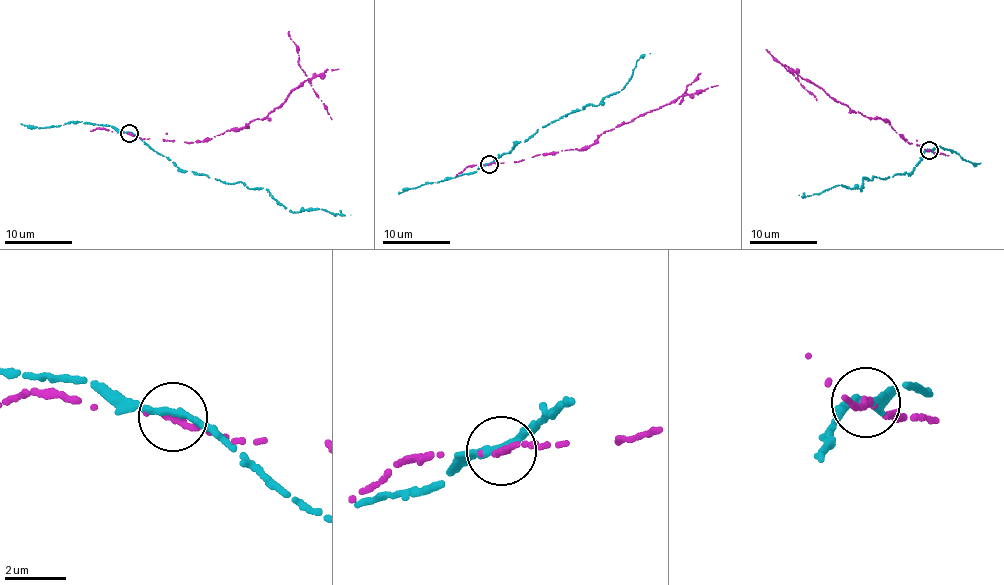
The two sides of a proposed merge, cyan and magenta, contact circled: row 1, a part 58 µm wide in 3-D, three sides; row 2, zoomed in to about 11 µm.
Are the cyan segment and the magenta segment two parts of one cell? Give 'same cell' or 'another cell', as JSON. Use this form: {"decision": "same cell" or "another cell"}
{"decision": "another cell"}

